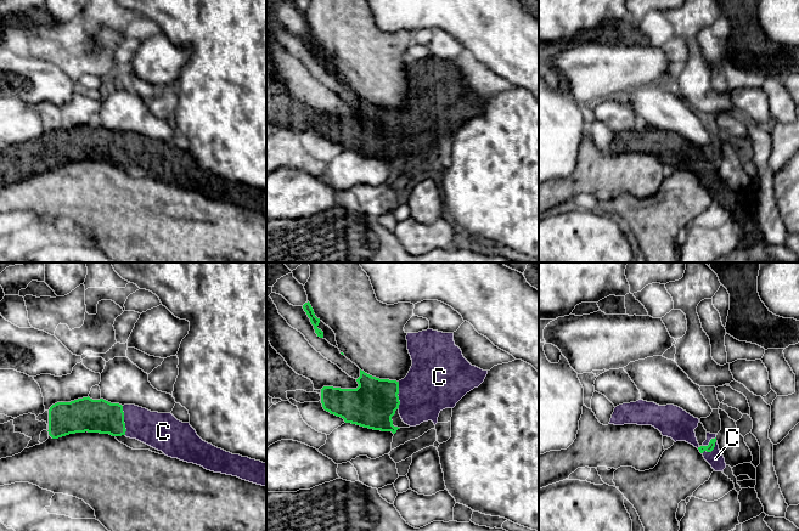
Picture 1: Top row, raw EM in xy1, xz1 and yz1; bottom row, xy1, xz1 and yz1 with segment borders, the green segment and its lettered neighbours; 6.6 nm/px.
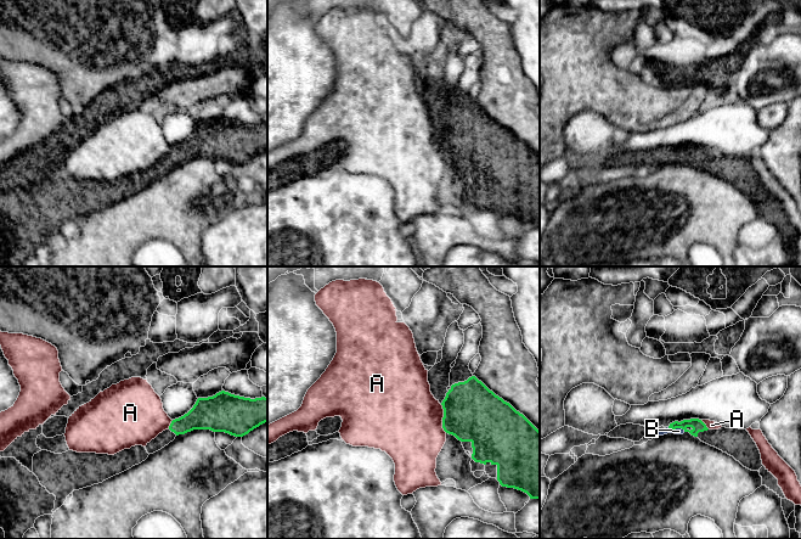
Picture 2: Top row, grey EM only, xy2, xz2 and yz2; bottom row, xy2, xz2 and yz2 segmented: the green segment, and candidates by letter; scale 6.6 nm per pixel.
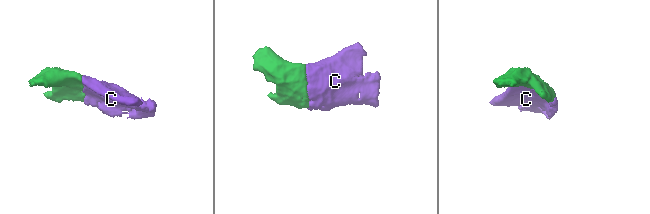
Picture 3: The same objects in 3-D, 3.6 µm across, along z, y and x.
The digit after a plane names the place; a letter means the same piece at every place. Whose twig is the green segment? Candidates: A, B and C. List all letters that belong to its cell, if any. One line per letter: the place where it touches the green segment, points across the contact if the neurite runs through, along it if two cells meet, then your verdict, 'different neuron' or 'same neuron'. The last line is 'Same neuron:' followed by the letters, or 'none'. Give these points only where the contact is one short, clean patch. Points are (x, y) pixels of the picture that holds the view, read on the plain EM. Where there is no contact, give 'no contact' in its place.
A: meets green in xz2 at (443, 146); border along xz2 (440, 132), (443, 136), (443, 156), (446, 159); different neuron
B: meets green in yz2 at (676, 155); runs through yz2 (698, 153), (684, 151), (676, 155), (678, 158); same neuron
C: meets green in xy1 at (123, 148); same neuron
Same neuron: B, C

